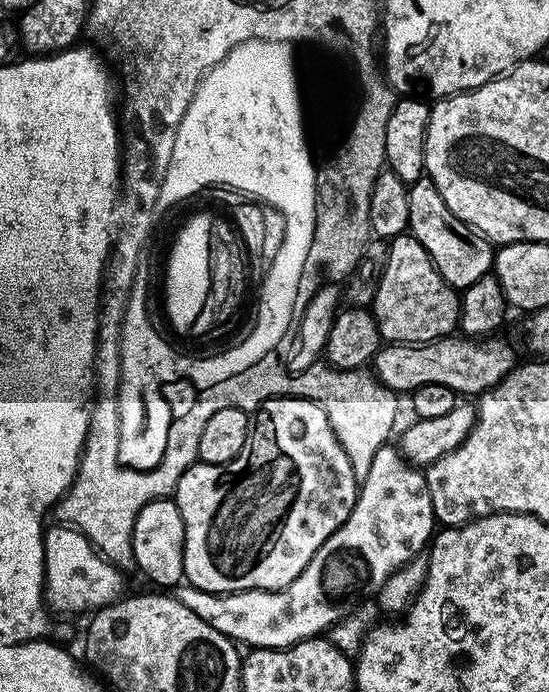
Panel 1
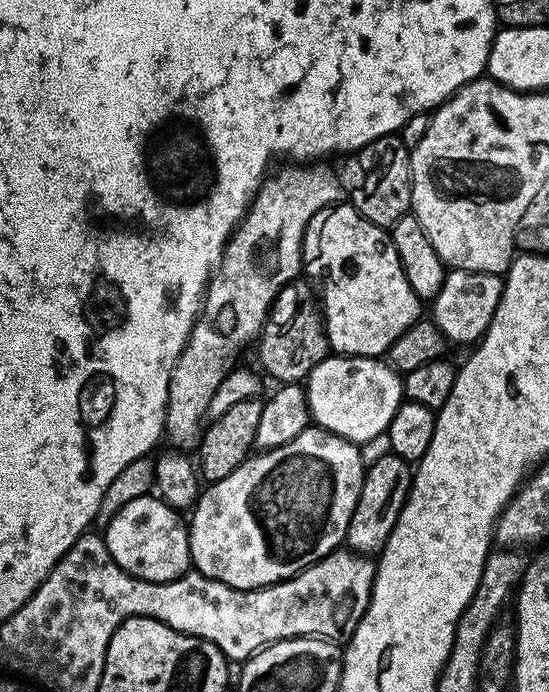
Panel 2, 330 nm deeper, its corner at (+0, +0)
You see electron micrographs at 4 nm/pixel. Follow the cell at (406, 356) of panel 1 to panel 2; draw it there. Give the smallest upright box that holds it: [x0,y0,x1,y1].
[306,354,405,446]

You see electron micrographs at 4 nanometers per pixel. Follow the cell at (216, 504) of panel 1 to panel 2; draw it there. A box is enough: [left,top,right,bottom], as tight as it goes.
[188,426,366,588]

